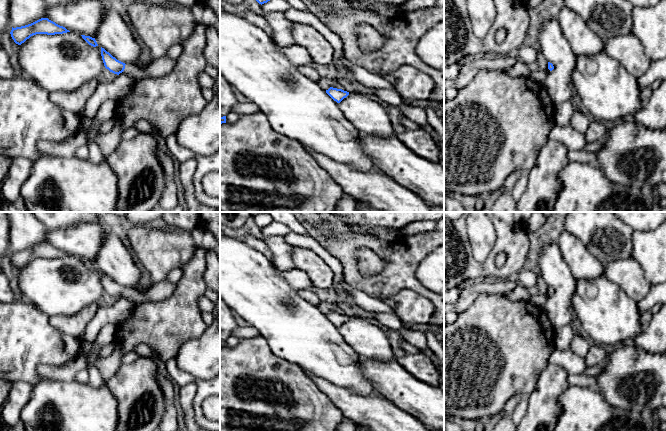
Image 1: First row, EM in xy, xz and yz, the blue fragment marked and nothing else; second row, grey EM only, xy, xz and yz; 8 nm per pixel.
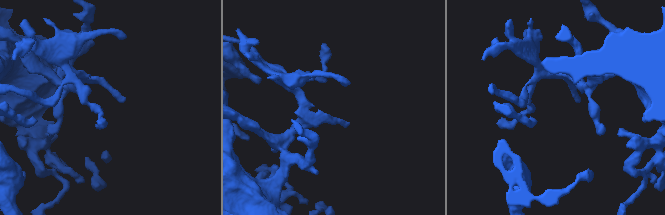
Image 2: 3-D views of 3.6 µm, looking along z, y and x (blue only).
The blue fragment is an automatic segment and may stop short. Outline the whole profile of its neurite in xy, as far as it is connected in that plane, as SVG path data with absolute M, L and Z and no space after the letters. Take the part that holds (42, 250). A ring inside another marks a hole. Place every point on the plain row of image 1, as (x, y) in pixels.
M41 242L31 248L13 252L10 256L12 263L18 269L24 267L31 260L36 258L63 258L70 256L65 251L56 248L48 242Z

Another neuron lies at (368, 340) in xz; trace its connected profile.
M349 317L340 327L339 332L344 340L361 357L388 361L394 354L385 332L368 320L359 317Z

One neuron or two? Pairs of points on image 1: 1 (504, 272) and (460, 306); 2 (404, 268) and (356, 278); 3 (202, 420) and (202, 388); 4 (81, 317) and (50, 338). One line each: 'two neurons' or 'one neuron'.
1: two neurons
2: one neuron
3: one neuron
4: two neurons

